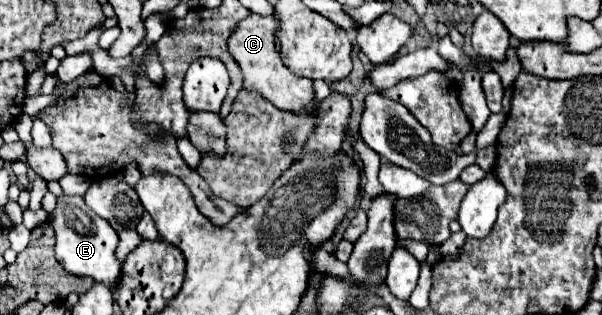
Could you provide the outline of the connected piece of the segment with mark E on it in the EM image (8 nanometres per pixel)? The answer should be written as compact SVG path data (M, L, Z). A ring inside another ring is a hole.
M58 196L56 208L52 212L52 226L56 234L56 258L58 262L76 276L90 276L96 282L104 282L110 288L118 282L120 276L120 262L116 260L116 246L118 246L118 234L114 228L102 220L100 216L94 216L90 208L86 208L84 198L80 196Z

